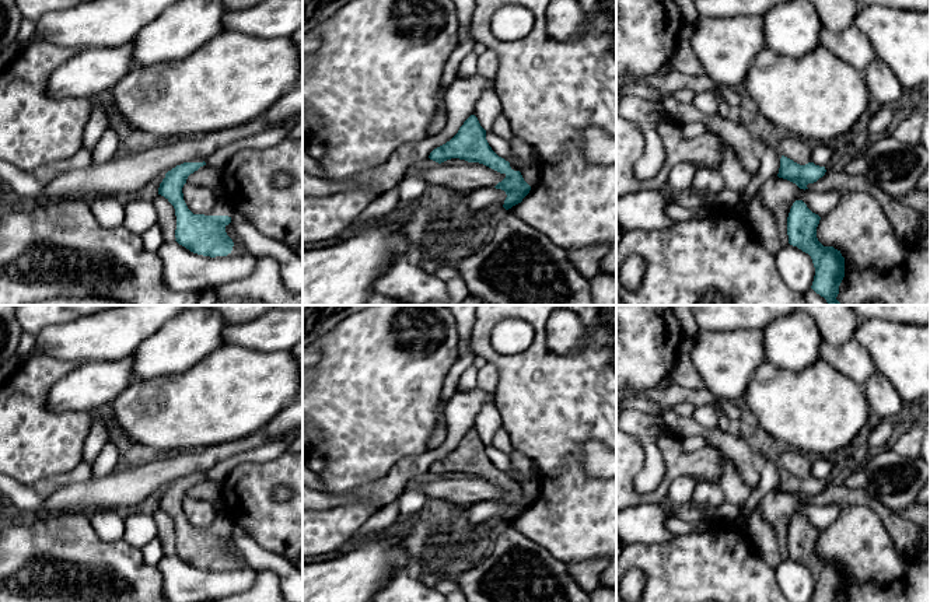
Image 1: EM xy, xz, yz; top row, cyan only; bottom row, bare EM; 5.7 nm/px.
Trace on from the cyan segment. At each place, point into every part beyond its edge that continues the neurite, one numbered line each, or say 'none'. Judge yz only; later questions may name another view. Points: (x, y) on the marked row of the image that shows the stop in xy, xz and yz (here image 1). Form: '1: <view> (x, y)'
none

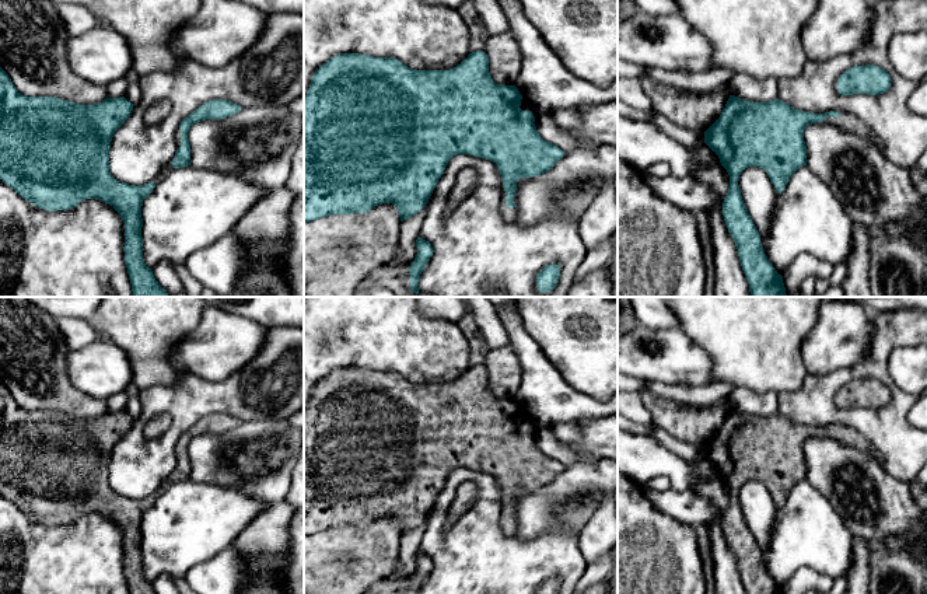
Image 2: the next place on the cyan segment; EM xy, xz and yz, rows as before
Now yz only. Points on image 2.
1: yz (847, 122)

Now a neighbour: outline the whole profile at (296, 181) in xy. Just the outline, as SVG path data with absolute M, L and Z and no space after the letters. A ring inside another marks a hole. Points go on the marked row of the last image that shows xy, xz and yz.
M304 129L291 160L291 172L286 186L297 196L304 195Z

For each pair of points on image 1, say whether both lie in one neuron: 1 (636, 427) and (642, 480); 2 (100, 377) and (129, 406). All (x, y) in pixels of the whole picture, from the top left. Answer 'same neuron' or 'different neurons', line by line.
1: same neuron
2: different neurons

